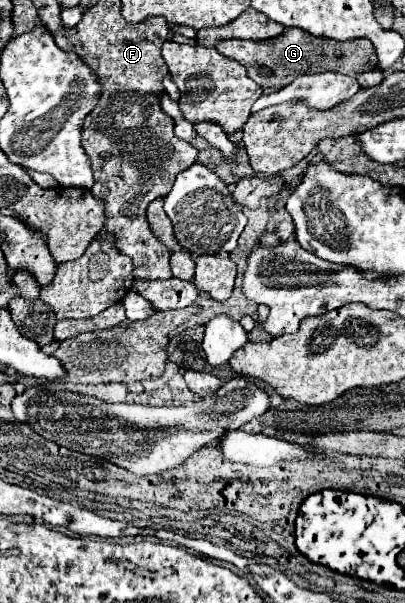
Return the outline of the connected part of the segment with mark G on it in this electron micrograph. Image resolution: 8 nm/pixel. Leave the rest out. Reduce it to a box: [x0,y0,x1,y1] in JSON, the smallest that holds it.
[215,28,377,92]

